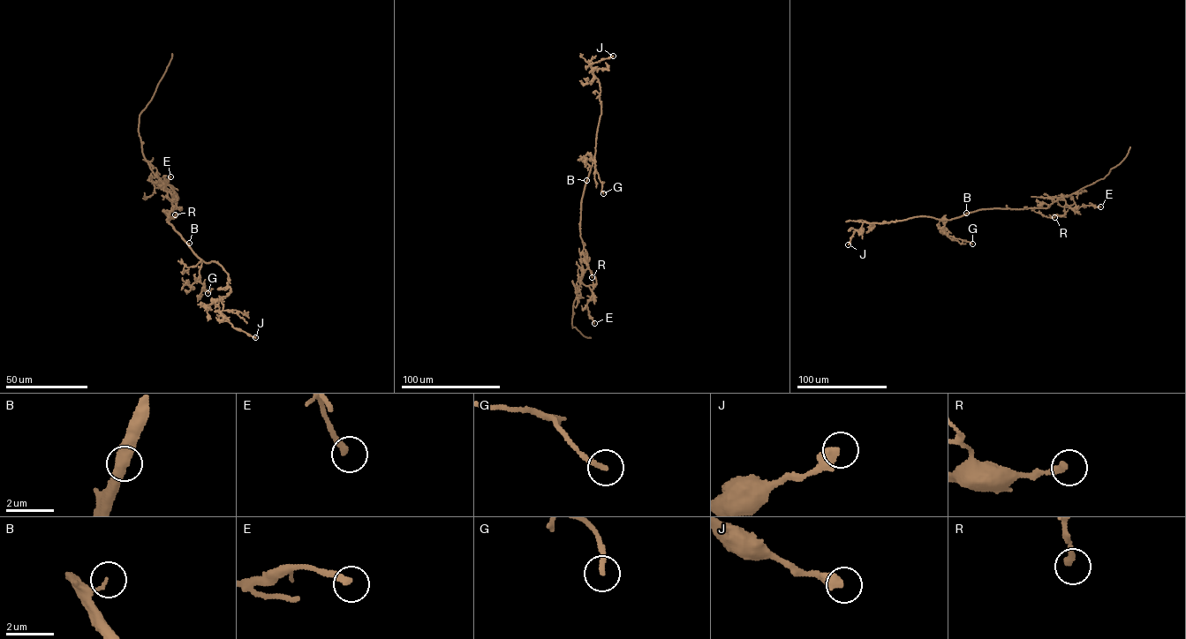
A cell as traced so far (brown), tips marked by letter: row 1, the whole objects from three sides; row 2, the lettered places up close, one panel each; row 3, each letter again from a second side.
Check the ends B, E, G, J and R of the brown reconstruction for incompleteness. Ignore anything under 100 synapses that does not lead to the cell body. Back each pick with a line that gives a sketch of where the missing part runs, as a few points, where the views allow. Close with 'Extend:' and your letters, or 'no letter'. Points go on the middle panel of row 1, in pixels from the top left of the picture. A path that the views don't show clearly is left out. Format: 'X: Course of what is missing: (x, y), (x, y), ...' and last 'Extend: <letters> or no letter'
Extend: no letter

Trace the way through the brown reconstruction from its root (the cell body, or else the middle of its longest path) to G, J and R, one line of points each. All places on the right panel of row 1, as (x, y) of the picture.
G: (990, 208), (948, 220), (943, 227), (948, 236), (972, 244)
J: (990, 208), (949, 220), (923, 216), (883, 223), (864, 222), (854, 232), (848, 244)
R: (990, 208), (1031, 207), (1045, 216), (1054, 217)

